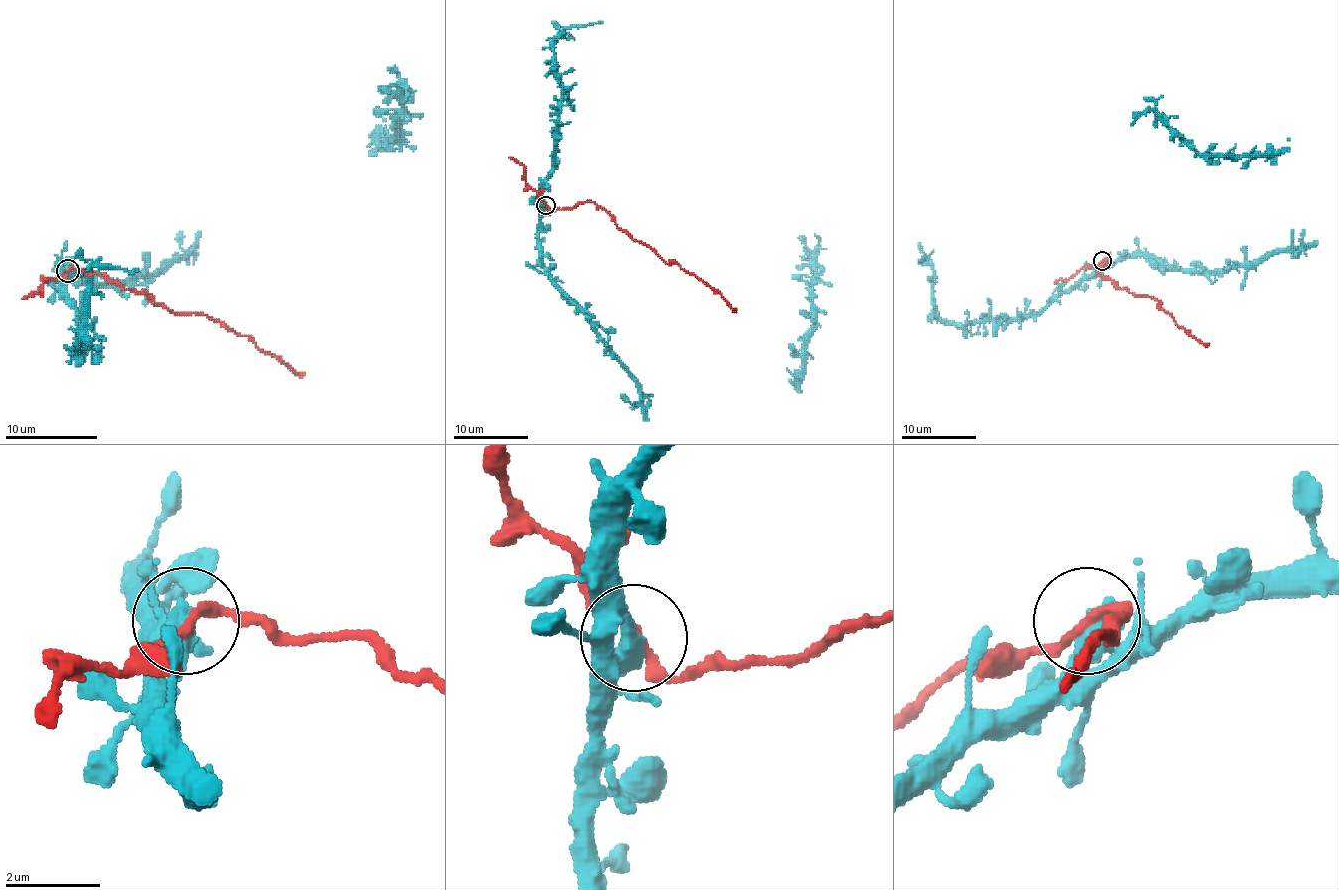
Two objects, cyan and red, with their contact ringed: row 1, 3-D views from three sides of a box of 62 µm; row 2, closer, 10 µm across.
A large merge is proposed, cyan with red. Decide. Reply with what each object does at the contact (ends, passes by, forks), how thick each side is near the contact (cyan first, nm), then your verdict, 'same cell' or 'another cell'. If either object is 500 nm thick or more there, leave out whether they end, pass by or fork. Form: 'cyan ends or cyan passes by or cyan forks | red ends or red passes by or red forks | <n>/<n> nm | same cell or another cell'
cyan passes by | red passes by | 440/200 nm | same cell

